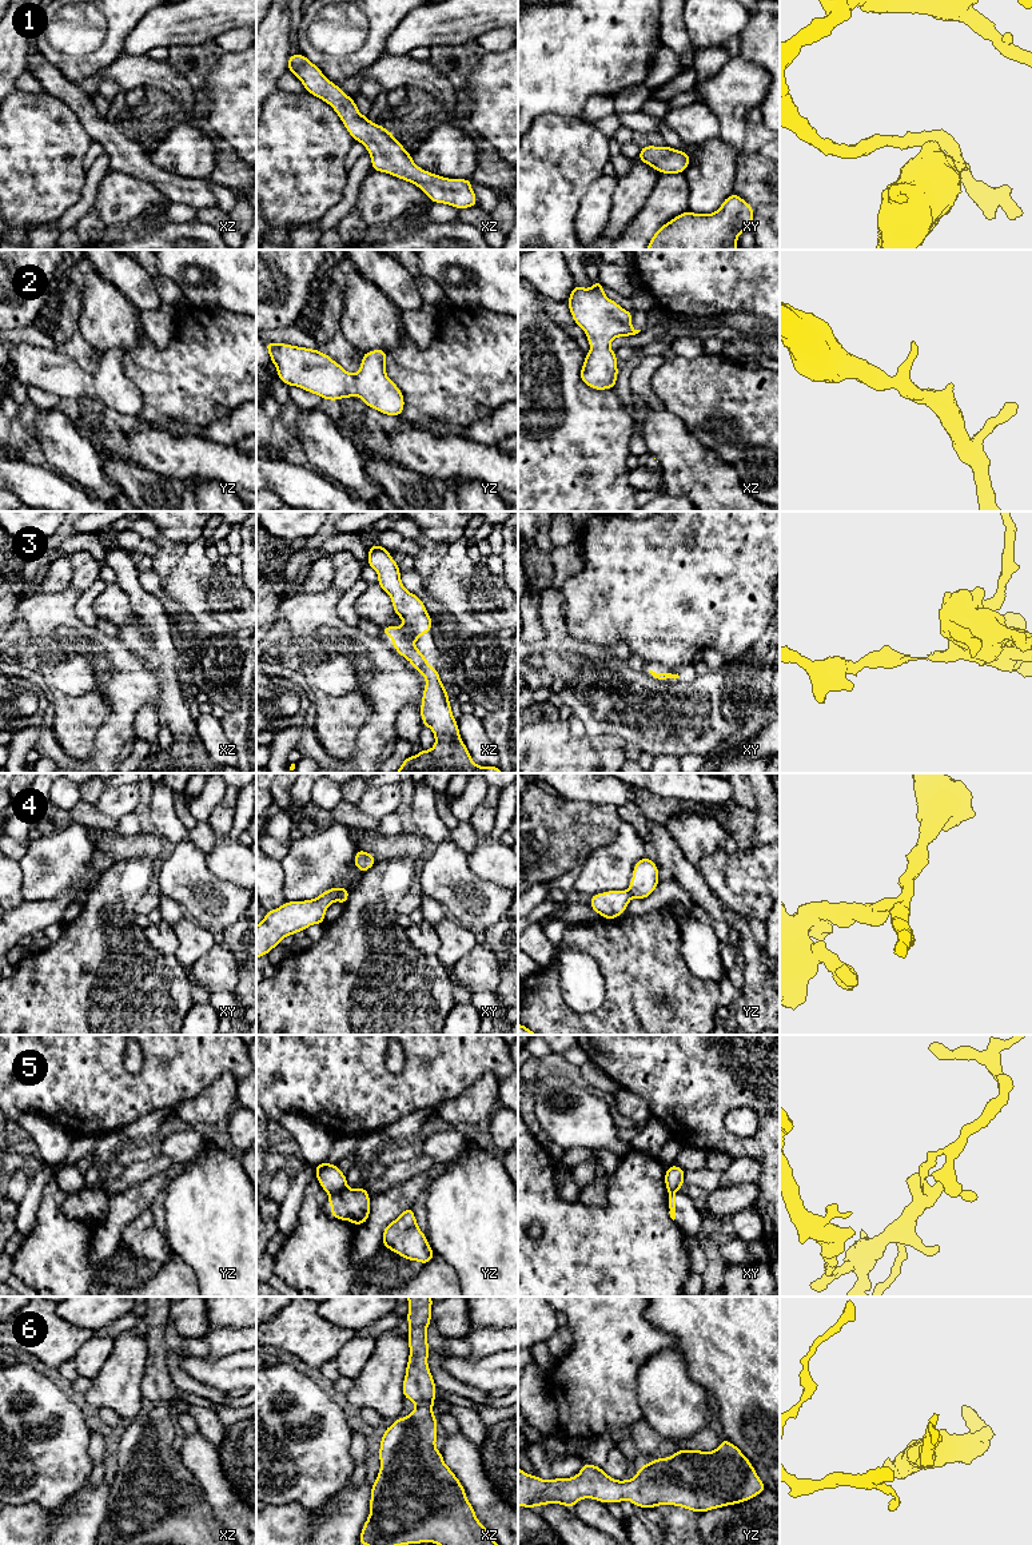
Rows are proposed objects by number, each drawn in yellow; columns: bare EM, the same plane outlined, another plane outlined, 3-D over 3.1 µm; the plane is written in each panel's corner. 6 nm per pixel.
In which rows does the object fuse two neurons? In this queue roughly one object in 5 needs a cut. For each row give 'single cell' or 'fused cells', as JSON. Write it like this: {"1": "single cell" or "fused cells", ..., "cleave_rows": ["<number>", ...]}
{"1": "single cell", "2": "single cell", "3": "single cell", "4": "fused cells", "5": "fused cells", "6": "single cell", "cleave_rows": ["4", "5"]}

